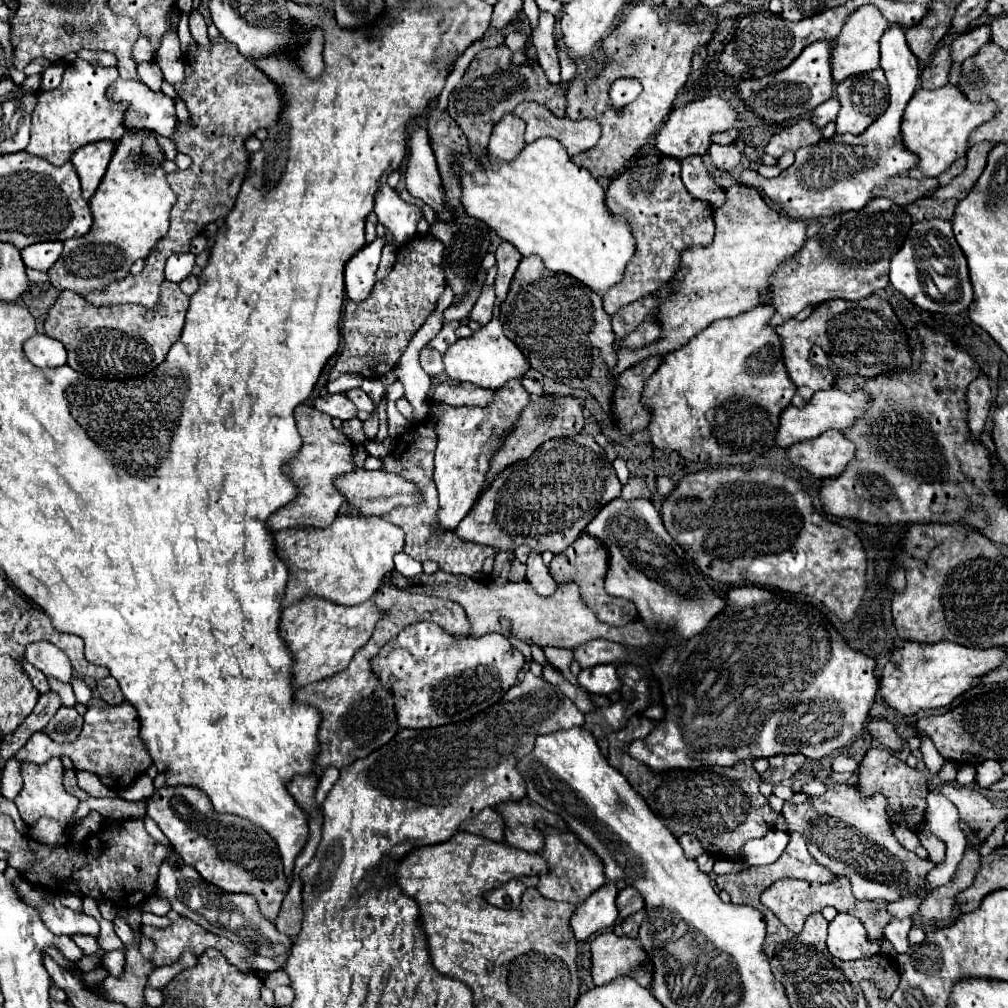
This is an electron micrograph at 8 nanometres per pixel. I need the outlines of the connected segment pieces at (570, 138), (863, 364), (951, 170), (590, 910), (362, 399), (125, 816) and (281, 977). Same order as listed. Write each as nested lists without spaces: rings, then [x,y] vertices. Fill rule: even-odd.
[[[523,102],[513,110],[515,116],[525,120],[525,142],[531,144],[541,136],[551,136],[563,144],[569,156],[581,154],[593,148],[601,136],[601,128],[595,120],[567,120],[553,116],[545,106],[535,102]]]
[[[875,294],[867,296],[859,302],[849,300],[831,300],[815,306],[809,318],[803,322],[787,320],[777,328],[779,336],[783,336],[783,356],[789,370],[791,380],[795,380],[797,394],[793,396],[793,406],[803,406],[811,400],[811,396],[819,390],[827,390],[833,386],[837,376],[857,374],[863,378],[875,378],[889,372],[911,370],[911,346],[905,328],[901,326],[899,318],[891,304]],[[811,346],[821,346],[827,352],[833,368],[811,366],[809,350]]]
[[[965,158],[955,160],[955,162],[953,162],[953,164],[951,164],[951,166],[949,166],[949,168],[947,168],[939,178],[937,178],[937,180],[939,180],[939,184],[941,184],[941,186],[949,184],[957,174],[961,174],[961,172],[965,170],[965,164],[967,164],[967,160],[965,160]]]
[[[609,880],[599,890],[595,890],[583,906],[577,906],[577,912],[571,918],[571,928],[577,940],[587,940],[591,934],[603,932],[617,922],[617,882]]]
[[[355,388],[355,390],[349,390],[349,392],[345,392],[351,400],[353,400],[353,404],[359,408],[359,410],[365,410],[365,412],[375,412],[375,402],[361,390],[361,388]]]
[[[87,798],[79,804],[75,822],[87,816],[89,810],[97,810],[105,820],[129,820],[129,818],[145,818],[147,800],[145,802],[125,802],[123,798]]]
[[[281,969],[277,972],[272,972],[268,974],[268,977],[264,981],[264,985],[268,988],[274,990],[280,985],[290,985],[291,981],[285,970]]]

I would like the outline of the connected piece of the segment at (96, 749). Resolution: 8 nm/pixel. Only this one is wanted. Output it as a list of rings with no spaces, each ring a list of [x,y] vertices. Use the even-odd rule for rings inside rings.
[[[95,698],[89,702],[85,714],[85,726],[79,734],[79,738],[73,744],[55,744],[49,736],[43,732],[35,732],[31,740],[13,756],[19,762],[35,762],[45,764],[51,756],[69,756],[77,770],[87,770],[97,774],[105,786],[109,788],[125,788],[129,786],[137,776],[145,774],[145,770],[153,764],[149,752],[143,748],[139,740],[139,718],[135,708],[129,702],[123,702],[119,706],[109,706],[105,702],[95,702]]]

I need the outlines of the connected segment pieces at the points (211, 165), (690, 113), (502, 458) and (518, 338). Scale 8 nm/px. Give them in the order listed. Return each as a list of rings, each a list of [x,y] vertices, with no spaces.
[[[217,42],[211,44],[209,50],[199,46],[195,56],[185,56],[185,76],[187,84],[175,88],[187,104],[193,124],[187,126],[179,122],[179,136],[175,136],[173,142],[177,144],[179,152],[193,160],[193,164],[187,170],[167,174],[173,192],[177,192],[177,202],[171,210],[171,228],[157,244],[155,252],[147,256],[141,274],[129,274],[123,280],[111,282],[107,288],[81,294],[83,300],[97,308],[113,304],[141,304],[149,310],[157,308],[161,284],[165,280],[165,260],[171,254],[189,252],[193,236],[199,236],[207,224],[225,218],[231,212],[249,166],[245,140],[259,128],[269,130],[281,120],[285,108],[281,86],[265,76],[263,70],[255,68],[251,60],[241,56],[235,44]]]
[[[711,94],[703,100],[695,100],[687,104],[685,108],[675,108],[669,118],[665,120],[663,128],[655,134],[655,146],[671,158],[683,160],[687,156],[705,154],[711,146],[711,136],[715,132],[725,132],[731,128],[739,128],[739,112],[731,104],[731,100],[725,100],[719,94]]]
[[[565,394],[561,402],[551,402],[547,398],[535,398],[523,408],[513,436],[507,438],[507,444],[495,454],[495,460],[491,460],[491,476],[487,476],[487,484],[493,482],[493,476],[497,476],[505,466],[515,464],[519,460],[525,460],[533,454],[535,448],[539,448],[545,440],[557,438],[557,436],[575,436],[583,428],[583,398],[577,398],[573,394]]]
[[[527,256],[513,276],[499,320],[507,338],[527,356],[533,370],[569,388],[589,390],[611,418],[611,398],[617,386],[611,374],[611,368],[617,364],[615,334],[611,330],[611,316],[603,310],[601,298],[595,292],[567,274],[547,270],[539,256]]]

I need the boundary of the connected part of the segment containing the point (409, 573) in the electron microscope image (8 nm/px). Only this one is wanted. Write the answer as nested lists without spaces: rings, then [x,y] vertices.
[[[399,552],[395,556],[395,570],[405,576],[405,578],[415,578],[415,576],[421,576],[423,574],[423,566],[421,562],[413,560],[411,556],[407,556],[405,552]]]

